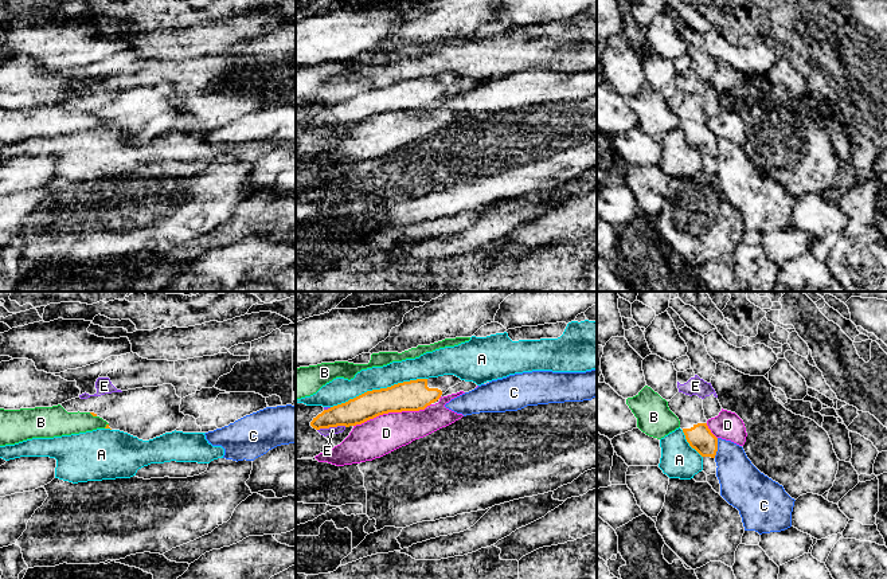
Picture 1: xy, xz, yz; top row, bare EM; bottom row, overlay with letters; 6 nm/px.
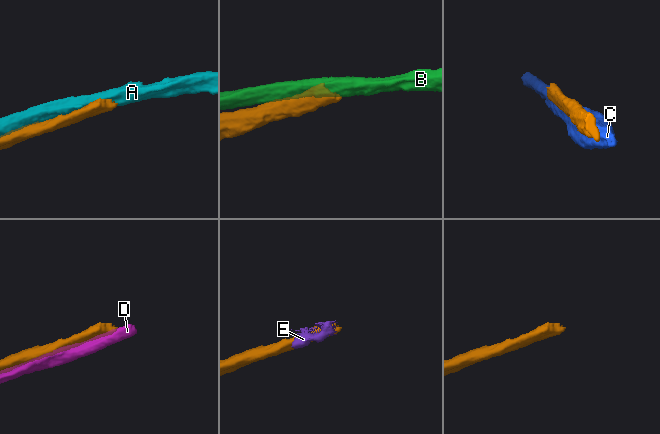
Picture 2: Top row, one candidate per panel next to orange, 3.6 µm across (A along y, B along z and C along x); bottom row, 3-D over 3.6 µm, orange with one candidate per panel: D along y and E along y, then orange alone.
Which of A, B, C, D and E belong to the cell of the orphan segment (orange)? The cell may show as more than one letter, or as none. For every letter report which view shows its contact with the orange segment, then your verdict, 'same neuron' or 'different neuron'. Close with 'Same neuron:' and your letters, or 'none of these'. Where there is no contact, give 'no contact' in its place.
A: meets orange in xz; different neuron
B: meets orange in xy; different neuron
C: meets orange in yz; different neuron
D: meets orange in xz; different neuron
E: meets orange in xz; different neuron
Same neuron: none of these

